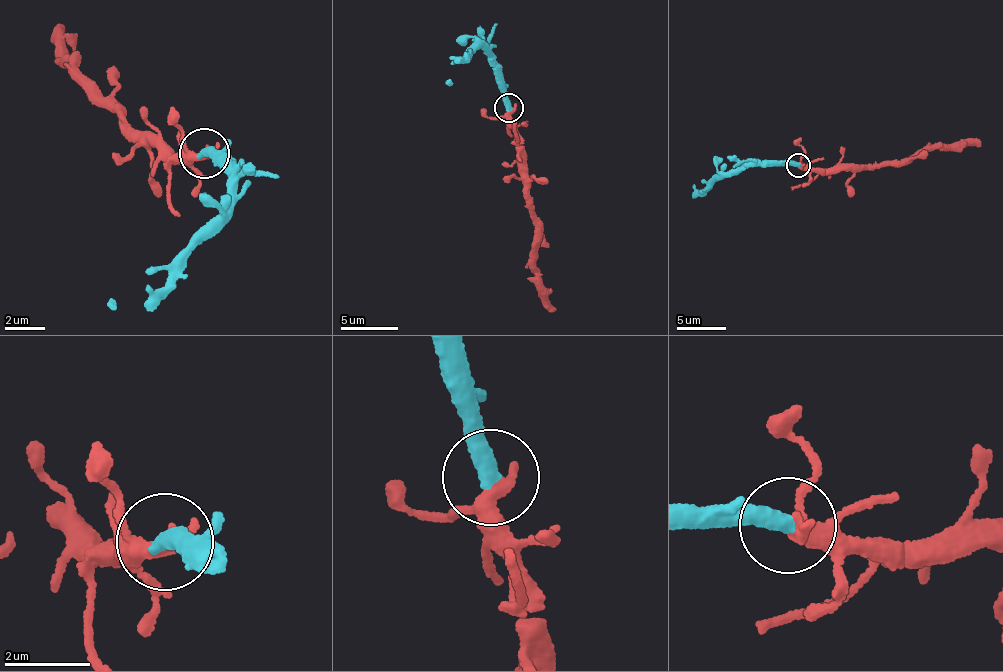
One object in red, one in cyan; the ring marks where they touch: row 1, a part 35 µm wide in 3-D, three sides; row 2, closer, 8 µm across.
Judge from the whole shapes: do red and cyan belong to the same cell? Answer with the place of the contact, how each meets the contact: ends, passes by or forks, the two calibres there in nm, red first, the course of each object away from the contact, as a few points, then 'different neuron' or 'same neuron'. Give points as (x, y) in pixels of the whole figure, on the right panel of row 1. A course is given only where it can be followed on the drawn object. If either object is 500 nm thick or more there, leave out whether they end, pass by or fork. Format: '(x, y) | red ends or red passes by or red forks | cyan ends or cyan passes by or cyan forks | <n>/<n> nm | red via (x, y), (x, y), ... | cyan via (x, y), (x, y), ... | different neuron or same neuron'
(798, 165) | red passes by | cyan ends | 320/440 nm | red via (799, 165), (821, 170), (894, 162), (940, 146), (980, 142) | cyan via (799, 165), (745, 165), (723, 177), (718, 174), (693, 194), (707, 189) | same neuron

